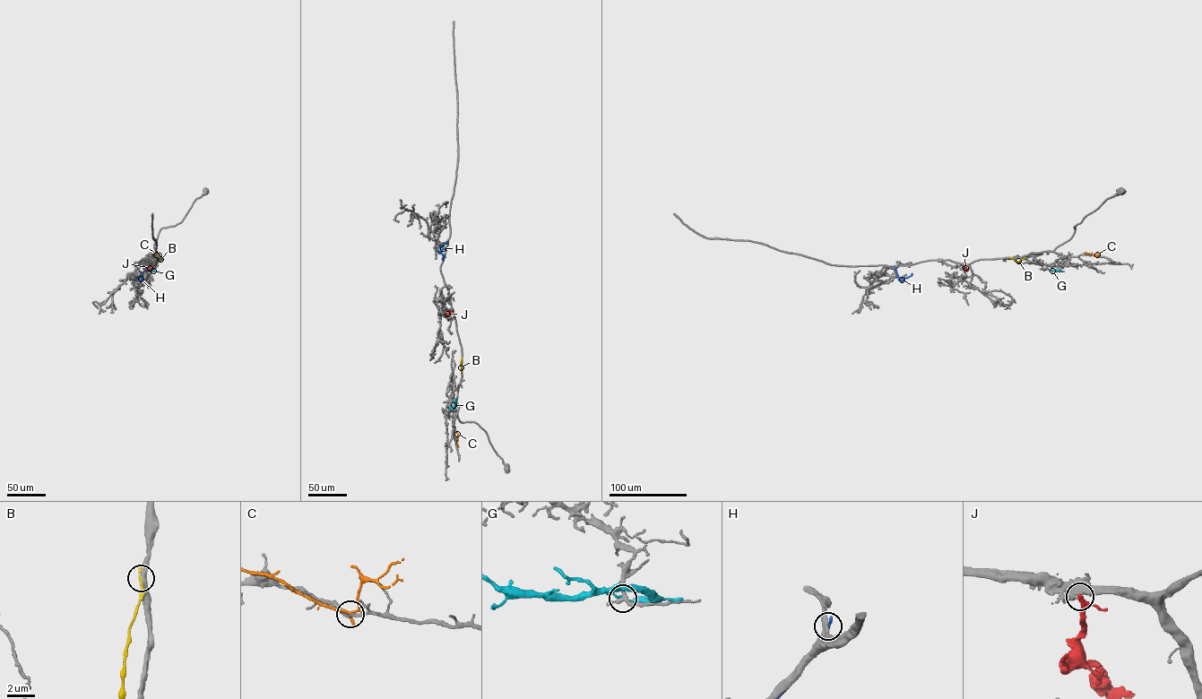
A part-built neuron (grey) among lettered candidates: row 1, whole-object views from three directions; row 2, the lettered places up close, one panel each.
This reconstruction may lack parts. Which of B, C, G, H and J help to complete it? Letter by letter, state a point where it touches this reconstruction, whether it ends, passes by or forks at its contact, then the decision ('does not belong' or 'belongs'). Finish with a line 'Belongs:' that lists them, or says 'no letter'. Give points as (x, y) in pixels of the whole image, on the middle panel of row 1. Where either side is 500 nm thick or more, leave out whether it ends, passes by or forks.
B: meets grey at (462, 358); it ends there; does not belong
C: meets grey at (456, 444); it passes by; does not belong
G: meets grey at (451, 407); it passes by; does not belong
H: meets grey at (447, 242); it ends there; does not belong
J: meets grey at (453, 312); it passes by; does not belong
Belongs: no letter

